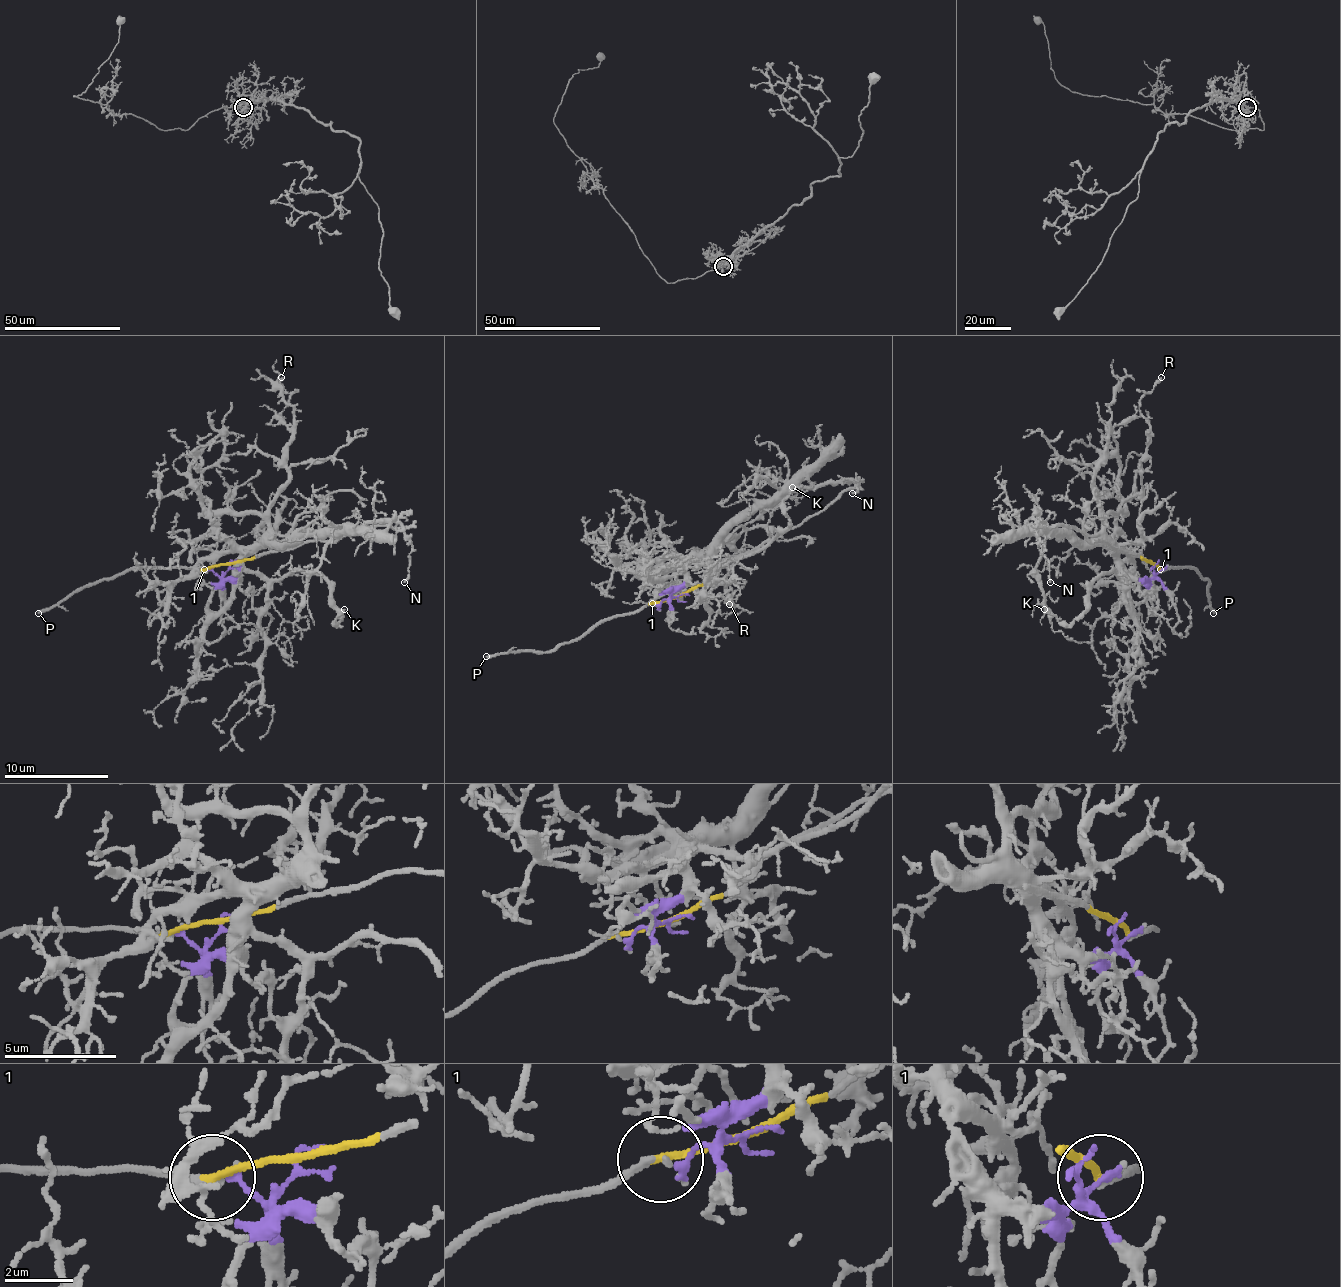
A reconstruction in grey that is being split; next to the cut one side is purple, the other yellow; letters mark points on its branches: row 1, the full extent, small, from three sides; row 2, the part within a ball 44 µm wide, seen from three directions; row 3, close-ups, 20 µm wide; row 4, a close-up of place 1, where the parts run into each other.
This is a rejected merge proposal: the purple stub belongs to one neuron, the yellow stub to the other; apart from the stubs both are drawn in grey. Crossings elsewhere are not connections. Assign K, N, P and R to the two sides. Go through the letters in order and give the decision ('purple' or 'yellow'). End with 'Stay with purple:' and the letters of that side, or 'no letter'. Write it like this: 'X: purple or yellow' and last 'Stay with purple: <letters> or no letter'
K: purple
N: purple
P: yellow
R: purple
Stay with purple: K, N, R

